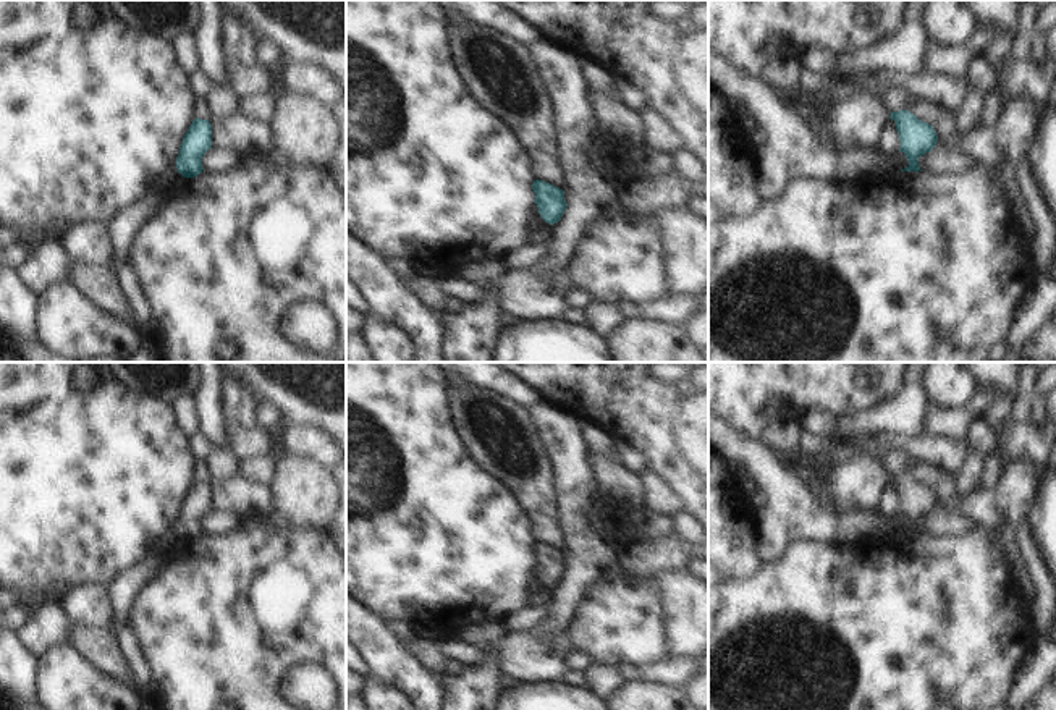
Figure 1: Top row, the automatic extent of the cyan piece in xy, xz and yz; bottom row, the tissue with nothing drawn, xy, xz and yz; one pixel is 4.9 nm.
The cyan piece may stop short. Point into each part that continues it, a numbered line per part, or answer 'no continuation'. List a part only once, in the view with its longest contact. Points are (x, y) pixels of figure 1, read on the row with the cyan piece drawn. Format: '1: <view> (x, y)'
no continuation

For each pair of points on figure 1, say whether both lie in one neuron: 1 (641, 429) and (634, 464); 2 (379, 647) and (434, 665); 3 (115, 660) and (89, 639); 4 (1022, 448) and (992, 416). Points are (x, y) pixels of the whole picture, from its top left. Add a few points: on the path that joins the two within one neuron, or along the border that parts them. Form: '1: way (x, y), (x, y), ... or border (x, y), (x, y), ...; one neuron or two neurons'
1: border (612, 435), (633, 445), (644, 456), (649, 468); two neurons
2: border (403, 644), (430, 673); two neurons
3: way (109, 659), (96, 646); one neuron
4: border (1013, 419), (1006, 435), (1009, 461); two neurons

